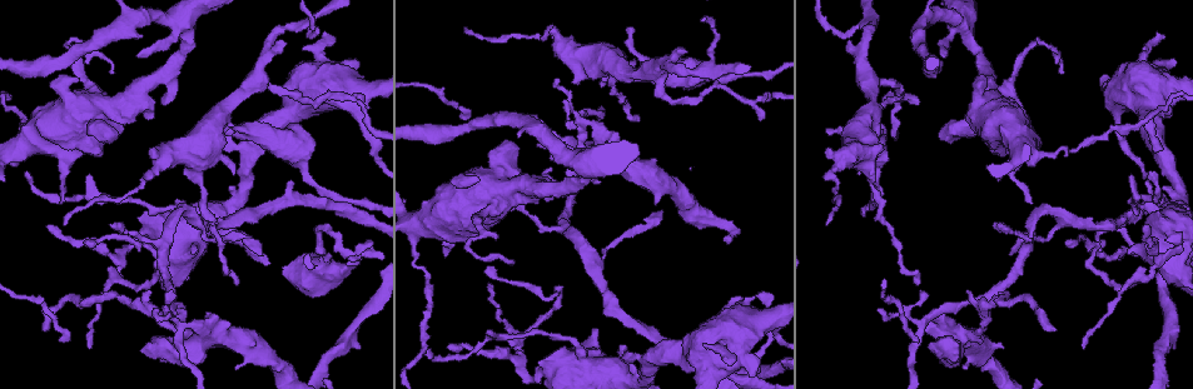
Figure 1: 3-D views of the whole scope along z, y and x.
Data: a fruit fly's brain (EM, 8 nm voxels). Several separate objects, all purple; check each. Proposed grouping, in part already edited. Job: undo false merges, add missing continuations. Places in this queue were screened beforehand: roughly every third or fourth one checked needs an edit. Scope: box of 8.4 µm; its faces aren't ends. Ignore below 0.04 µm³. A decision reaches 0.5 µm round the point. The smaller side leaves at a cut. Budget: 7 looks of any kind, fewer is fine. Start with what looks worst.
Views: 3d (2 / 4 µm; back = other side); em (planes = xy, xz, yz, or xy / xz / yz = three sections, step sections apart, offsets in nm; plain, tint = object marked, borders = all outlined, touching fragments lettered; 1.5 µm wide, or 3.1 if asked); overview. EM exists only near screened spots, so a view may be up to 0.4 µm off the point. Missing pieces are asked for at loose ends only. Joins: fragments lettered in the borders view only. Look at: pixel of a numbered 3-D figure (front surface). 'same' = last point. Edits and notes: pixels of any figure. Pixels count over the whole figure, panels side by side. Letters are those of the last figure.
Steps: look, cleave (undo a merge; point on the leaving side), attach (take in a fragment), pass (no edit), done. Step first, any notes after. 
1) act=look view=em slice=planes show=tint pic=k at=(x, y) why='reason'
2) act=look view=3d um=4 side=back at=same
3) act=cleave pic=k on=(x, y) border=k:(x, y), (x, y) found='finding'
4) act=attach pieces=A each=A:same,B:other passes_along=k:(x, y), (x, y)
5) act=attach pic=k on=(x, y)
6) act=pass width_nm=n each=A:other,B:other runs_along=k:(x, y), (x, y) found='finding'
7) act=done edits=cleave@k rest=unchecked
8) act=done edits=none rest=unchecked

act=look view=3d um=4 pic=1 at=(174, 206) why='sudden change in width'

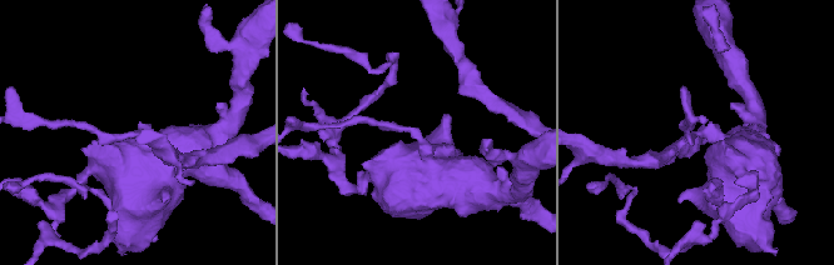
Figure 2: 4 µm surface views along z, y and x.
act=look view=em slice=xy step=4 show=tint pic=2 at=(698, 134) why='shape alone is not enough'

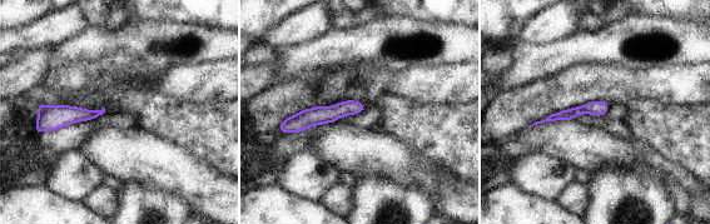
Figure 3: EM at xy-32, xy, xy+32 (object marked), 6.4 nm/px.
act=look view=em slice=planes show=borders at=same

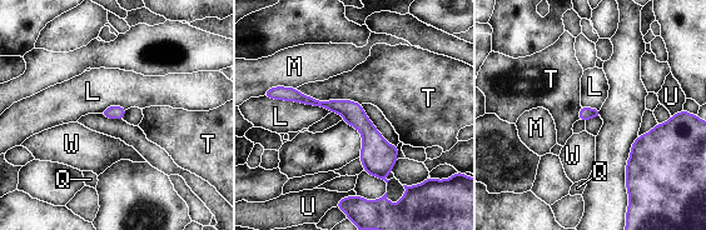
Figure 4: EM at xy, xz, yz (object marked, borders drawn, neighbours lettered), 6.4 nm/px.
act=pass each=L:other,M:other,Q:other,T:other,U:other,W:other border=4:(269, 96), (319, 105), (331, 111) found='one neuron here'

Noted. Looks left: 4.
act=look view=em slice=planes show=borders pic=1 at=(594, 121) why='calibre changes'

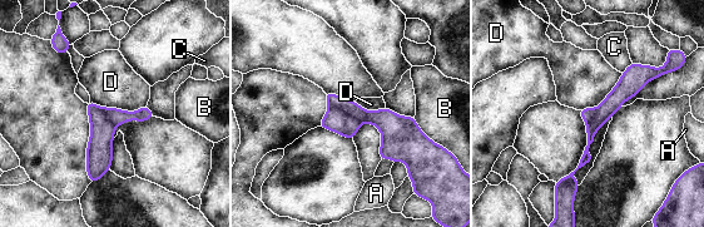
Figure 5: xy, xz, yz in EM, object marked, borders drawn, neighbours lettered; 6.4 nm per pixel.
act=cleave pic=5 on=(335, 119) each=A:other,B:other,C:other,D:other border=5:(330, 108), (343, 110), (360, 124) found='a second neuron is stuck on'

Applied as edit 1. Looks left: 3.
act=look view=em um=3.1 slice=xy step=16 show=borders pic=1 at=(623, 69) why='two arms in line, one across'

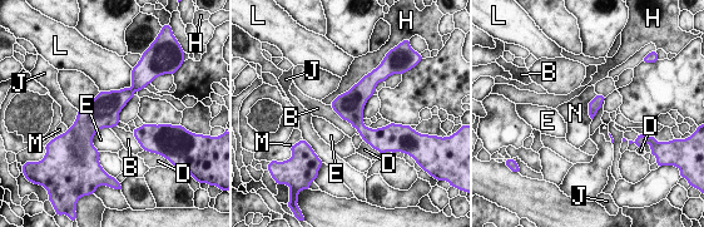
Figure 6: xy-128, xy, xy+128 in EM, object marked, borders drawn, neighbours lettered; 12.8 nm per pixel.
act=pass each=B:other,D:other,E:other,H:other,J:other,L:other,M:other,N:other border=6:(132, 73), (129, 88), (99, 92) found='all the same neuron'

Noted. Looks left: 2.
act=done edits=cleave@5 rest=unchecked

